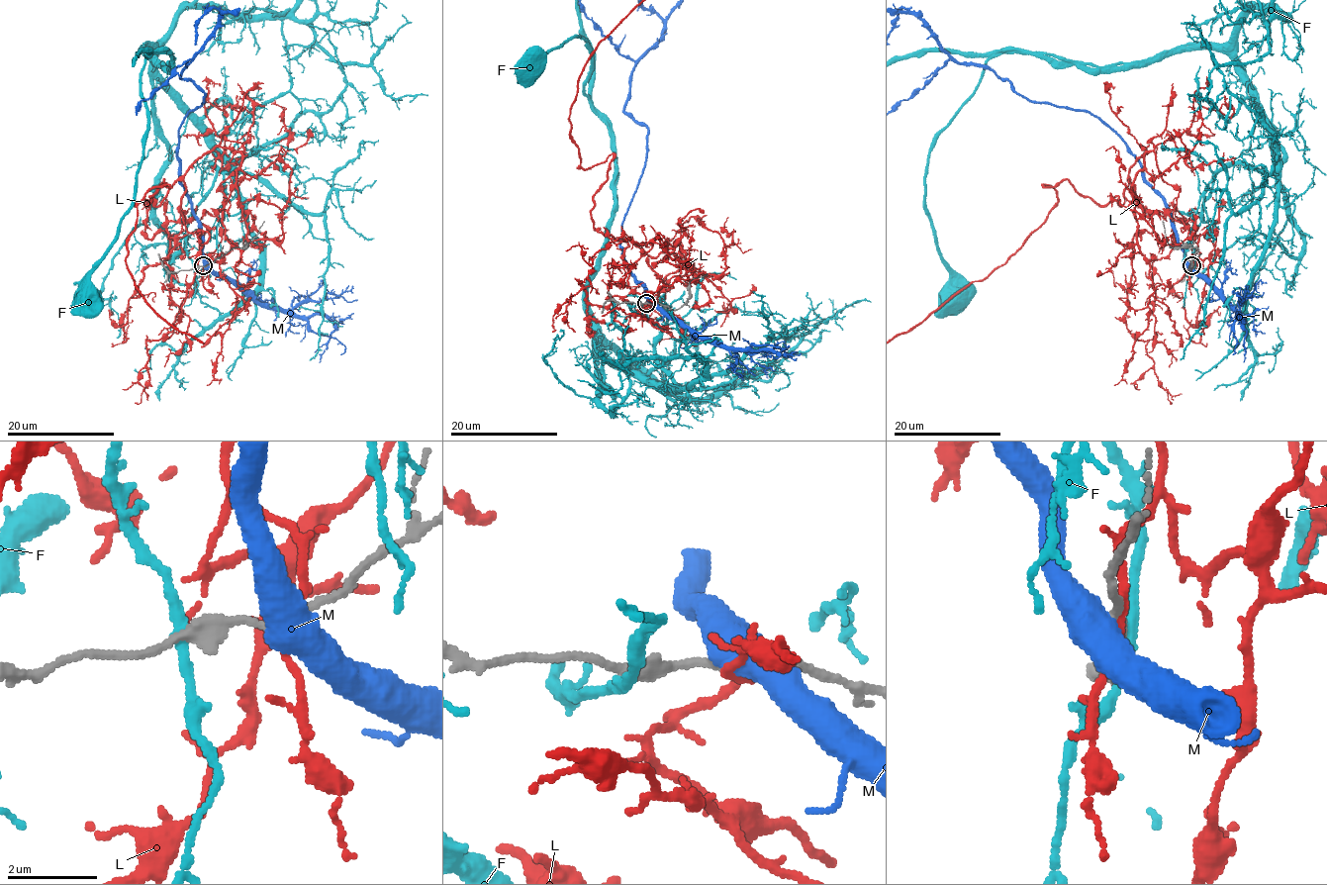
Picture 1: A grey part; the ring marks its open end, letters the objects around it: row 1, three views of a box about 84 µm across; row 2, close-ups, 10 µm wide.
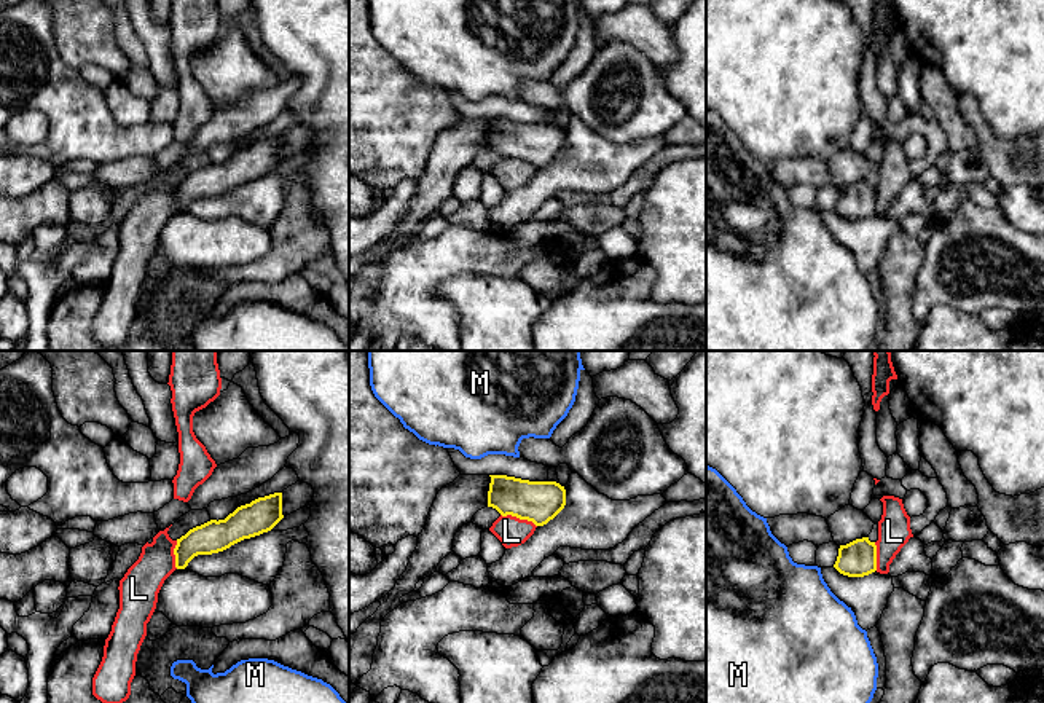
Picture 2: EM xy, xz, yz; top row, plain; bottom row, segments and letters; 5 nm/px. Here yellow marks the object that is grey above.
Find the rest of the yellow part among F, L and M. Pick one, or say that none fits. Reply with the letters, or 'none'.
none

